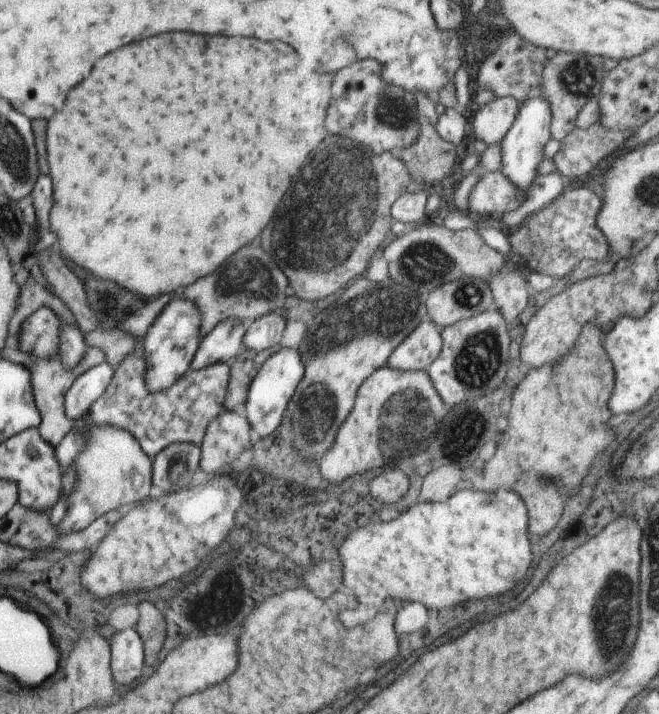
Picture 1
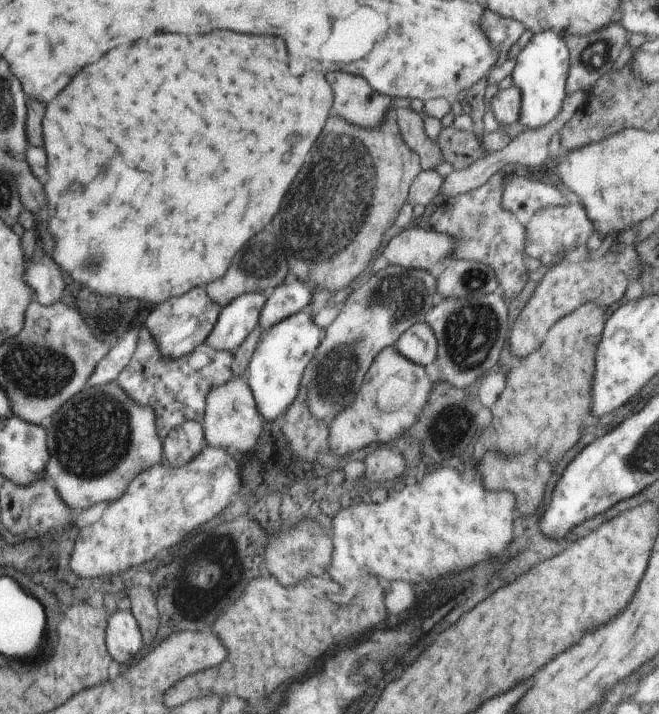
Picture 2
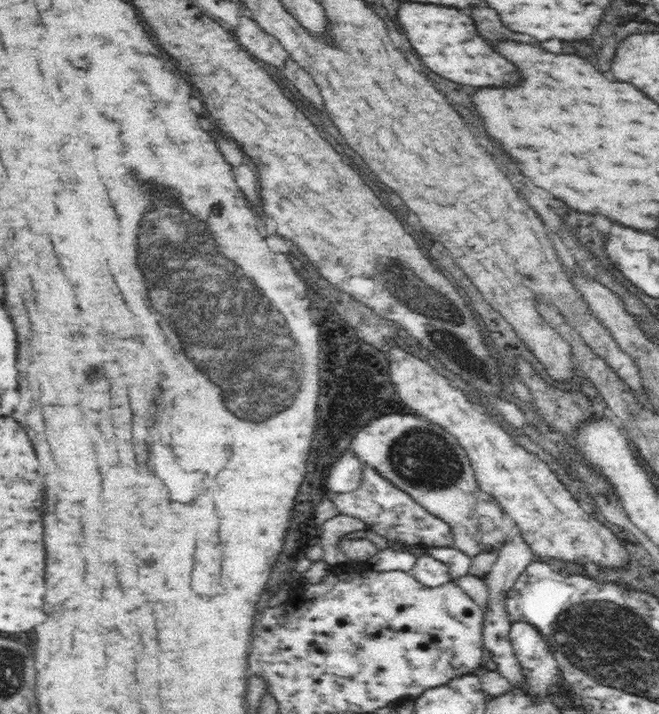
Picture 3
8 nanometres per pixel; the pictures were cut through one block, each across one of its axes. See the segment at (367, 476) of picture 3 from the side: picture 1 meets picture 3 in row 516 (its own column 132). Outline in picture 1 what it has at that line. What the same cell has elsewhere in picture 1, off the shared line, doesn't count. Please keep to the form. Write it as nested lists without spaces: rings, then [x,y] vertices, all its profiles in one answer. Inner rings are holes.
[[[143,340],[113,369],[114,375],[106,391],[88,410],[96,426],[112,424],[118,430],[130,430],[154,460],[169,445],[192,442],[201,446],[211,423],[223,414],[230,387],[230,364],[218,362],[201,370],[189,369],[171,389],[151,391],[147,384],[147,360]]]

